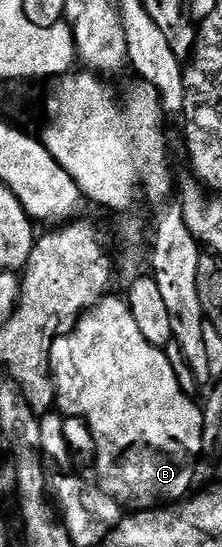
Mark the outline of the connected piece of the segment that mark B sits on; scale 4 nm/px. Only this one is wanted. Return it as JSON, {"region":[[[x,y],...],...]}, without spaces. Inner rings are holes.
{"region":[[[105,297],[80,316],[71,328],[68,351],[72,354],[72,371],[76,374],[76,392],[68,407],[88,422],[96,442],[98,486],[125,508],[156,509],[183,500],[193,490],[194,469],[203,449],[201,404],[187,395],[185,384],[174,373],[167,350],[150,345],[134,322],[123,298]]]}

